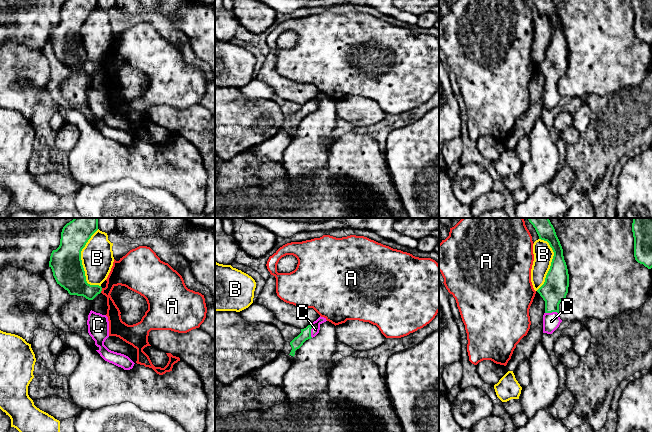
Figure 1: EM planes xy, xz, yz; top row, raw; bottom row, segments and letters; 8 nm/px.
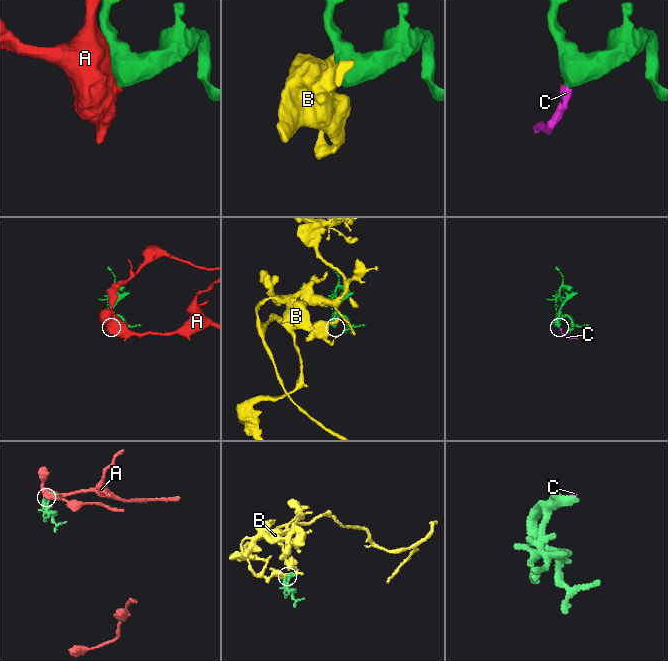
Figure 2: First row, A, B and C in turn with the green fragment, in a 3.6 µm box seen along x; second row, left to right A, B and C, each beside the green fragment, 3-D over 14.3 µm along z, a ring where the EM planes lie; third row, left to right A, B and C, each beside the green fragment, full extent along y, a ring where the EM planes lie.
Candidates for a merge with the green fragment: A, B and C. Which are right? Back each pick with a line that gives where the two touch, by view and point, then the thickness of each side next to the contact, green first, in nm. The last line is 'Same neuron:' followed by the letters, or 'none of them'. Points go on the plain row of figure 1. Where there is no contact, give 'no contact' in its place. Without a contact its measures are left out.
C: contact yz (551, 88); calibres 200 and 140 nm
Same neuron: C

